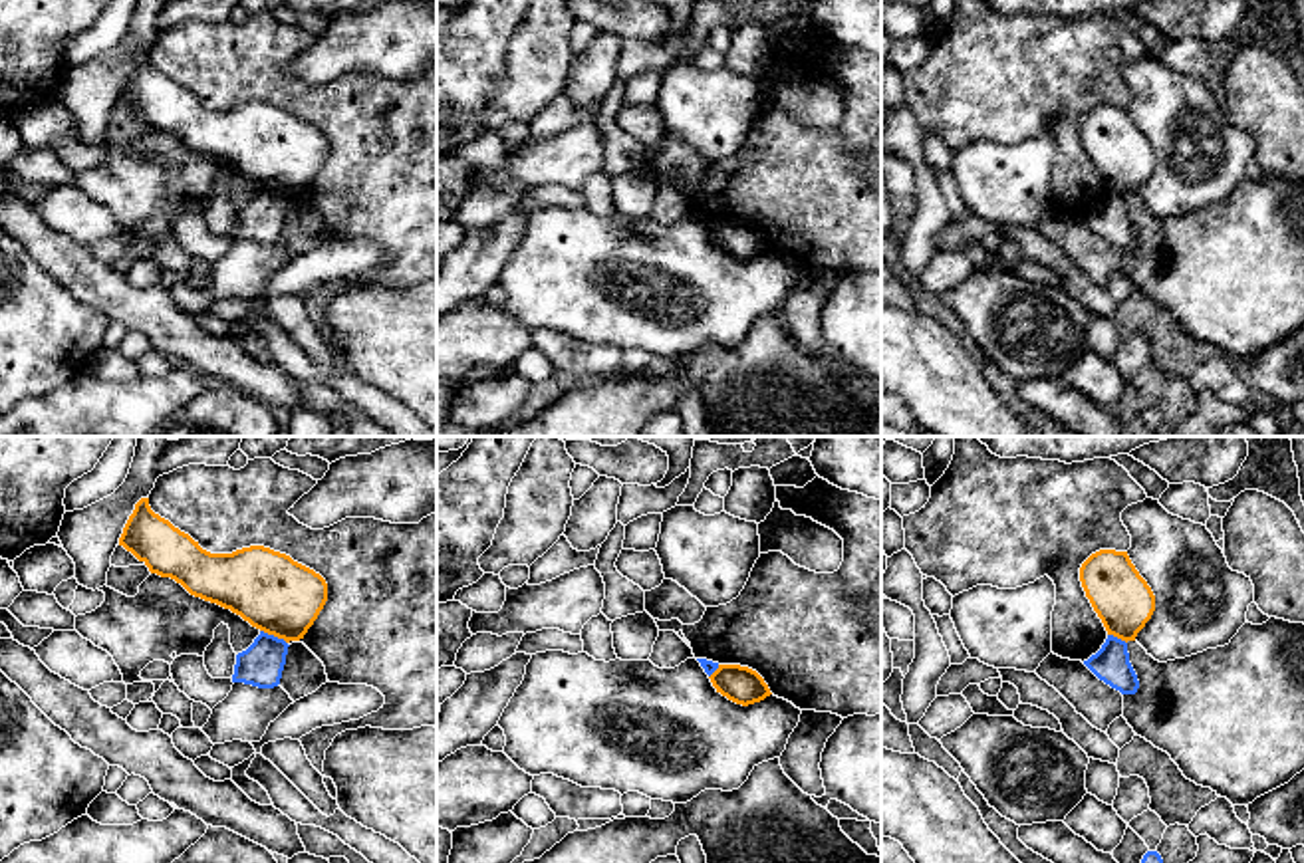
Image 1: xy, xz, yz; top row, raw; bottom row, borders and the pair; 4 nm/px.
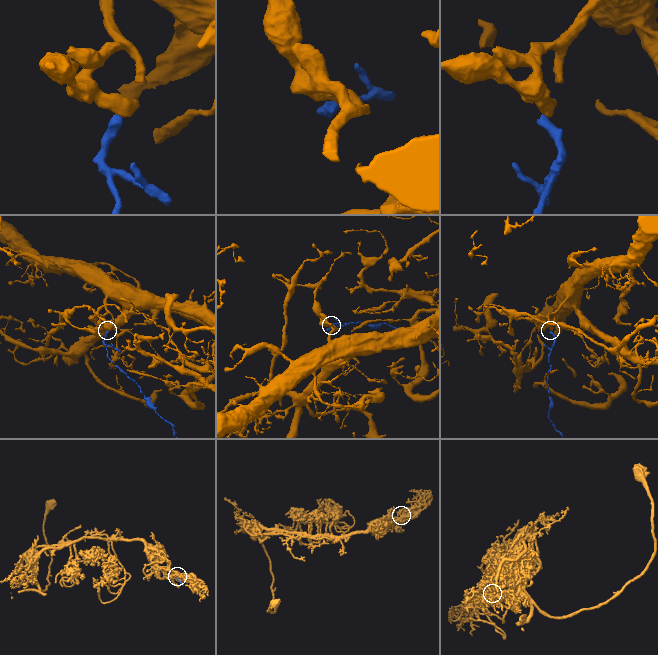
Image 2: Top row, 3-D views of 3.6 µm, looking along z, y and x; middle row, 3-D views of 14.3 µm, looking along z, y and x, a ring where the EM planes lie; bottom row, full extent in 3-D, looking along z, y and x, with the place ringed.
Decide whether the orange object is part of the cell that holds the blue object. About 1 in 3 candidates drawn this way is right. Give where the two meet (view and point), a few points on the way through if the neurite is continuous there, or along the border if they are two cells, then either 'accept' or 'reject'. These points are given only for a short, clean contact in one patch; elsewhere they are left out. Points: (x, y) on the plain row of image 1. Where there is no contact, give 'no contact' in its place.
xy (272, 191) | along xy (260, 185), (286, 199) | reject

